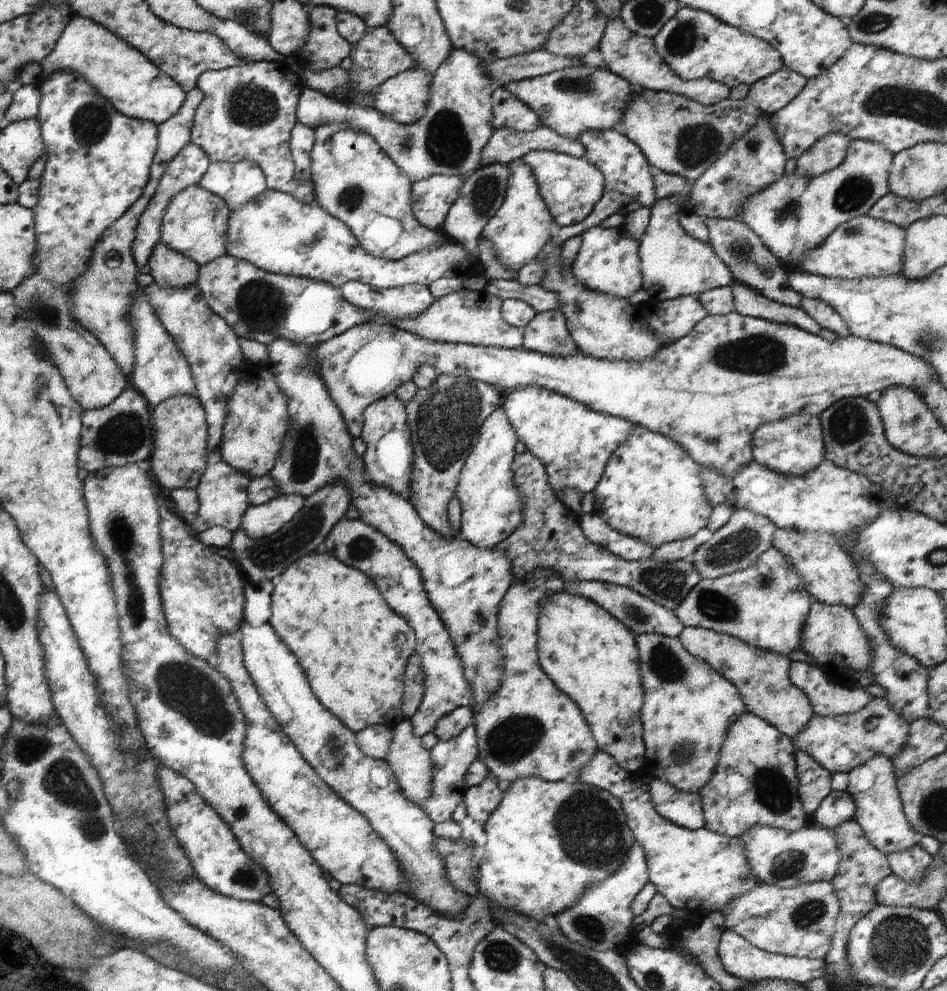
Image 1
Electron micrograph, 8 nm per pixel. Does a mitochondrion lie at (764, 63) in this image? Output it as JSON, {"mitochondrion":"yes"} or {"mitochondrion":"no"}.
{"mitochondrion":"no"}

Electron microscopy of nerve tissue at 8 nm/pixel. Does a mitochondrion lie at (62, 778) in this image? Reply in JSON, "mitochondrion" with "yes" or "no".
{"mitochondrion":"yes"}

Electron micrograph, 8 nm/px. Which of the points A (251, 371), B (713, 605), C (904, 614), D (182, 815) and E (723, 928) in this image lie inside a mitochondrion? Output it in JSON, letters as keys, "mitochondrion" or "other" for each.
{"A":"other","B":"mitochondrion","C":"other","D":"other","E":"other"}

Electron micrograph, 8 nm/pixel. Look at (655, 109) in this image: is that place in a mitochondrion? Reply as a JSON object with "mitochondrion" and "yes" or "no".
{"mitochondrion":"no"}

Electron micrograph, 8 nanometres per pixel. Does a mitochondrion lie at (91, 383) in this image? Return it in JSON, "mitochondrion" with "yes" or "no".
{"mitochondrion":"no"}

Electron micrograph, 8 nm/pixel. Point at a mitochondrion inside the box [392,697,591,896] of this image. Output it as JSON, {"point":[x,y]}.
{"point":[511,740]}

